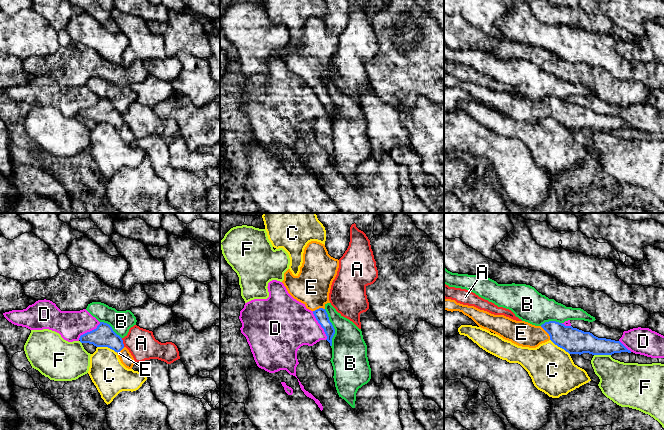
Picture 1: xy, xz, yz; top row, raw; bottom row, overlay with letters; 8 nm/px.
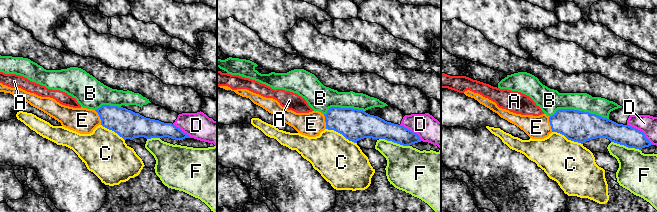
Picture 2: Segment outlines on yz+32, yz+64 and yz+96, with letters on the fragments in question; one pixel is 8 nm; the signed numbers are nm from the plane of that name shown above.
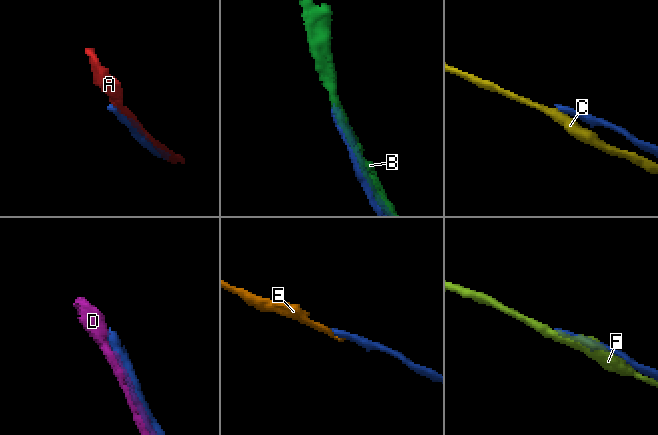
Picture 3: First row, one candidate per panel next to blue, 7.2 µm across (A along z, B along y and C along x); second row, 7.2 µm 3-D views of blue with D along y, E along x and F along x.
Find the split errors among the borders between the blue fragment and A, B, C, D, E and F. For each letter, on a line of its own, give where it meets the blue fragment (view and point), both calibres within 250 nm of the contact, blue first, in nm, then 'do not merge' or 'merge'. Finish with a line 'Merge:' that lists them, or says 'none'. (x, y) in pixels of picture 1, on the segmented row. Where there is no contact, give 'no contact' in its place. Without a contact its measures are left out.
A: meets blue in xy at (122, 342); 180 nm thick on the blue side, 240 nm on the other; do not merge
B: meets blue in xz at (333, 328); 100 nm thick on the blue side, 280 nm on the other; do not merge
C: meets blue in xy at (107, 346); 180 nm thick on the blue side, 280 nm on the other; do not merge
D: meets blue in xz at (320, 324); 100 nm thick on the blue side, 380 nm on the other; do not merge
E: meets blue in yz at (547, 332); 200 nm thick on the blue side, 200 nm on the other; merge
F: meets blue in yz at (602, 354); 200 nm thick on the blue side, 300 nm on the other; do not merge
Merge: E

